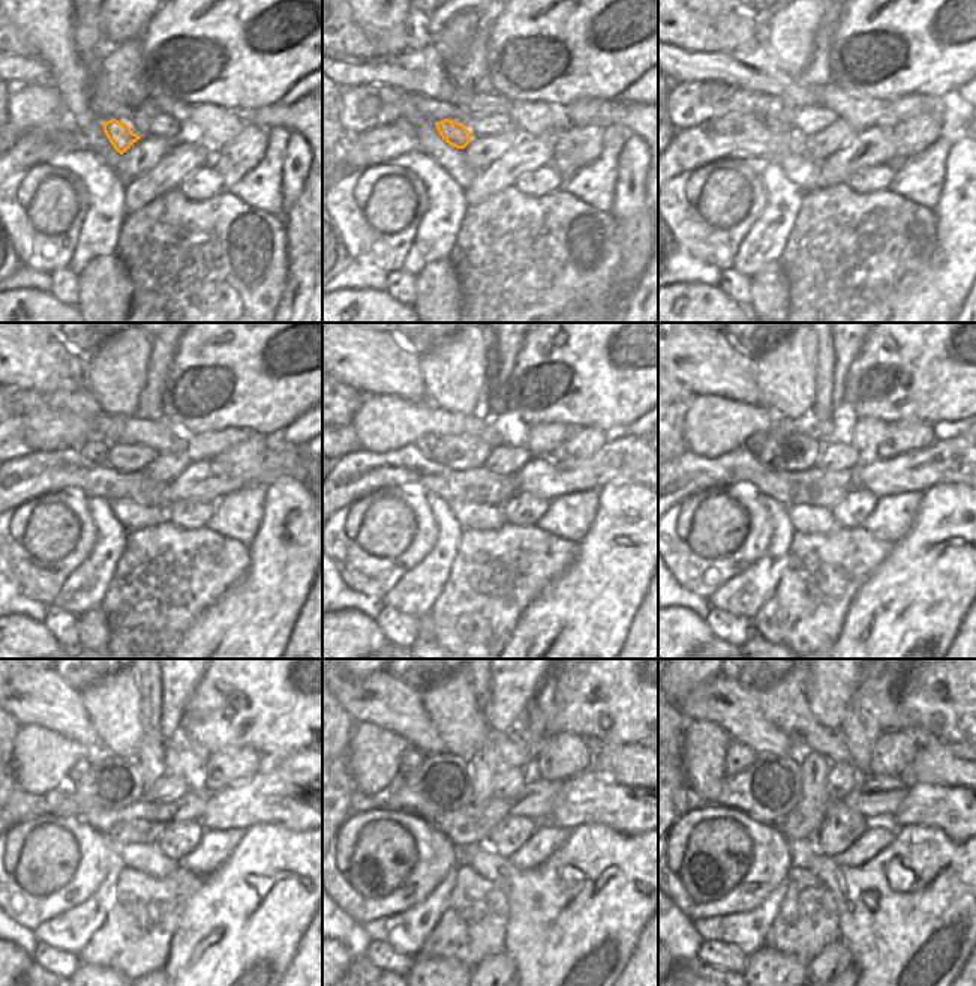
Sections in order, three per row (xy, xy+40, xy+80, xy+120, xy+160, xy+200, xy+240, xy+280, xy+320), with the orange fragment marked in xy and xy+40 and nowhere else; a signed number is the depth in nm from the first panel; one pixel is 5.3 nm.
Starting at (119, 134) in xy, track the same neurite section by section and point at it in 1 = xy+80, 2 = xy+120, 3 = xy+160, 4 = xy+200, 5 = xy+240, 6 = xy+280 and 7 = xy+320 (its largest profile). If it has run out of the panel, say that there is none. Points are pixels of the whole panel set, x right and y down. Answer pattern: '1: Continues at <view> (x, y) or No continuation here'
1: Continues at xy+80 (777, 123)
2: Continues at xy+120 (96, 450)
3: Continues at xy+160 (425, 446)
4: Continues at xy+200 (756, 441)
5: Continues at xy+240 (78, 770)
6: Continues at xy+280 (411, 758)
7: Continues at xy+320 (739, 757)

